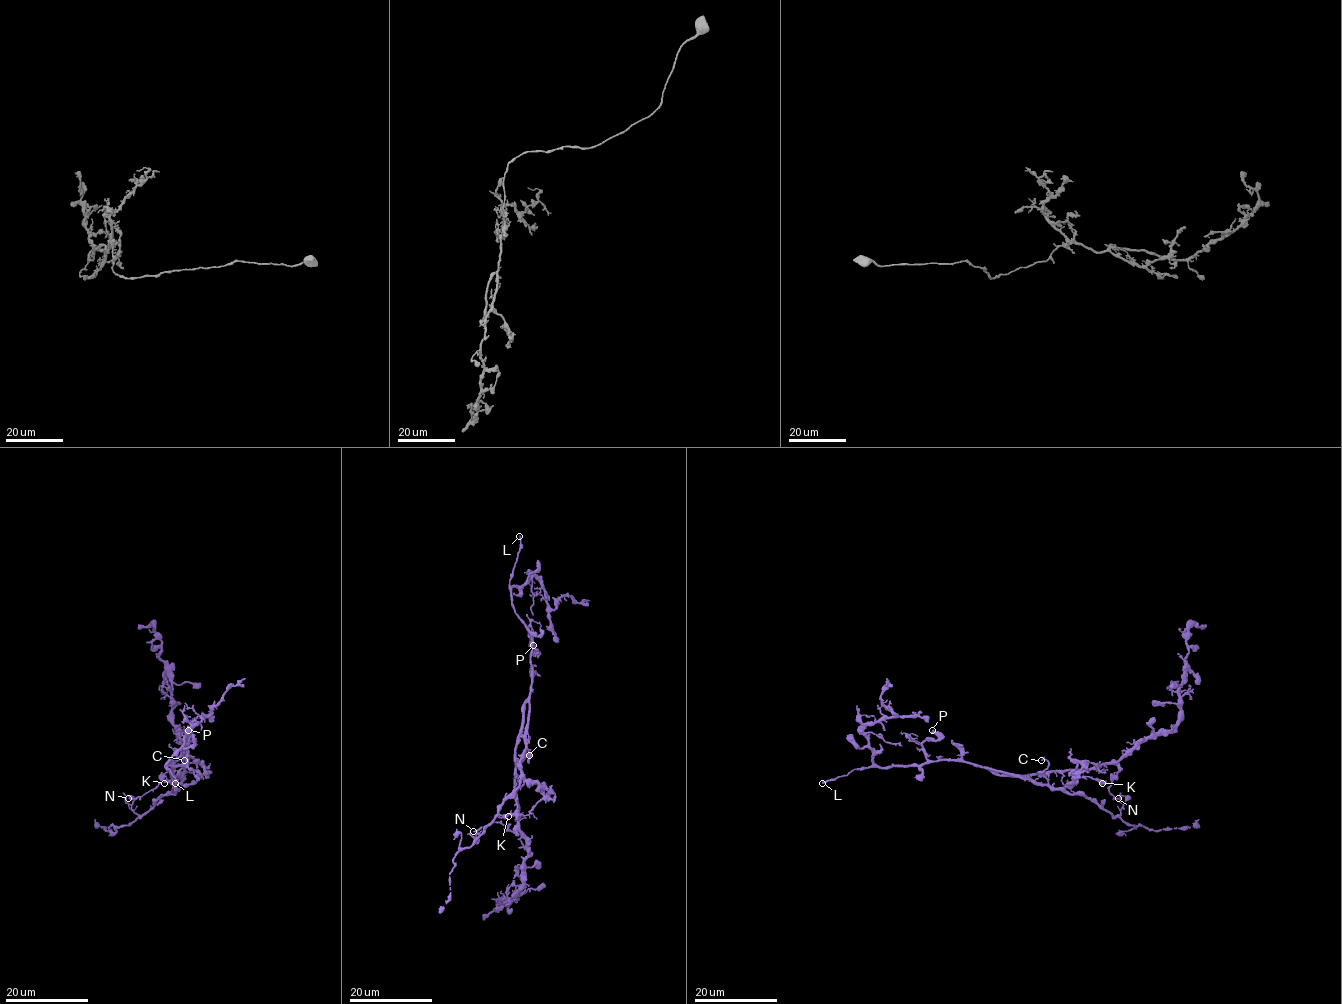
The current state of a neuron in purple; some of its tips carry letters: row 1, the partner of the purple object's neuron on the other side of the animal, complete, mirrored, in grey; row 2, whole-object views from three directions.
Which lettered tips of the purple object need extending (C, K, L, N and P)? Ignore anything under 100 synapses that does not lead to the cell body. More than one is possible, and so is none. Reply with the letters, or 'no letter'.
L

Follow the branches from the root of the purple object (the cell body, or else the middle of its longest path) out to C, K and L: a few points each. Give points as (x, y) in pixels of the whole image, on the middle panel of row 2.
C: (518, 733), (525, 744), (518, 761), (528, 757), (528, 762), (529, 755)
K: (518, 733), (525, 744), (520, 761), (521, 777), (516, 791), (516, 809), (508, 816)
L: (518, 733), (532, 672), (530, 630), (515, 612), (509, 585), (519, 550), (519, 536)

